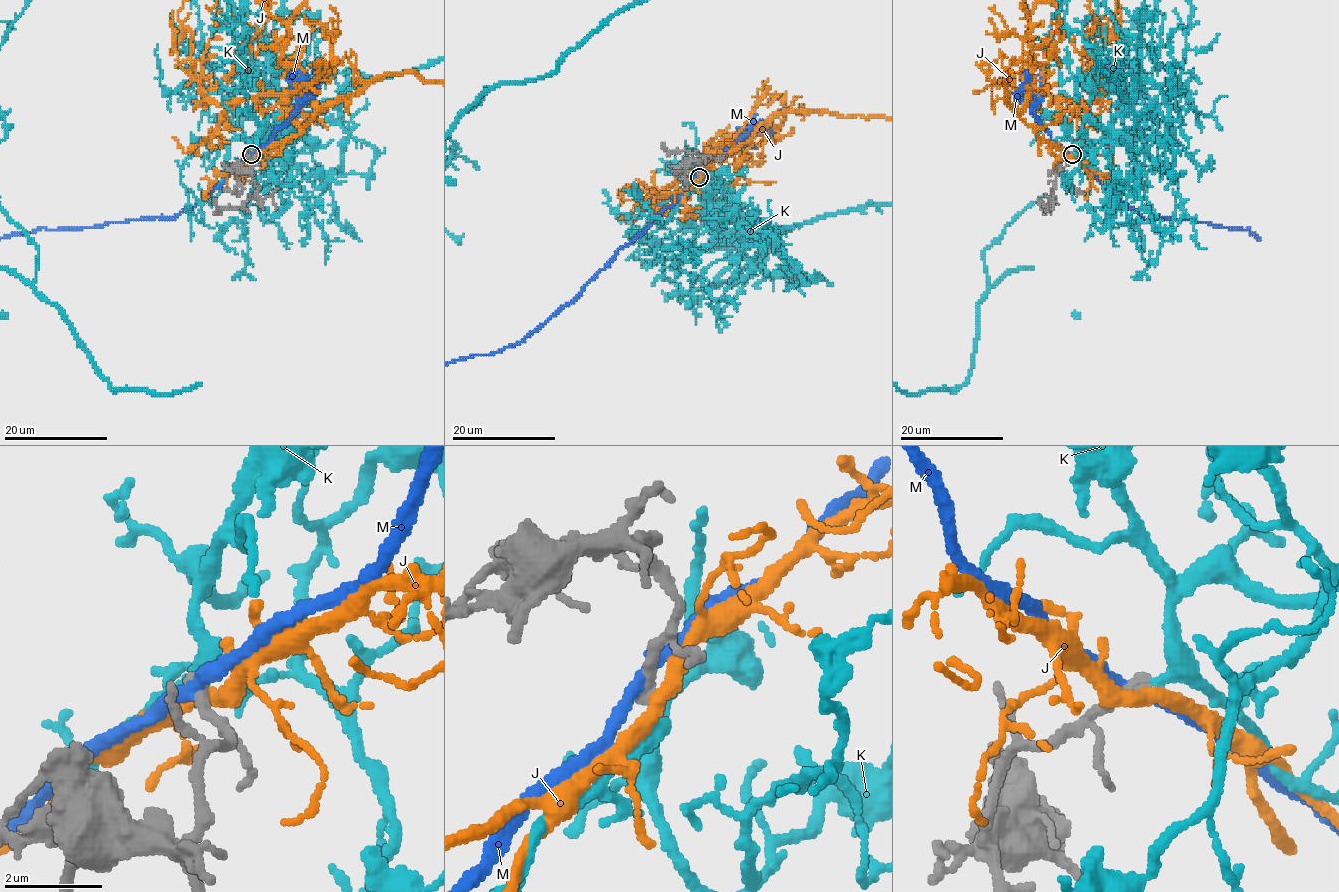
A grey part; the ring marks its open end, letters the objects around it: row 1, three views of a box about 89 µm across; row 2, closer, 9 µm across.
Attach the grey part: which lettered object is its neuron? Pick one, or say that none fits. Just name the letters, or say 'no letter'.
K

